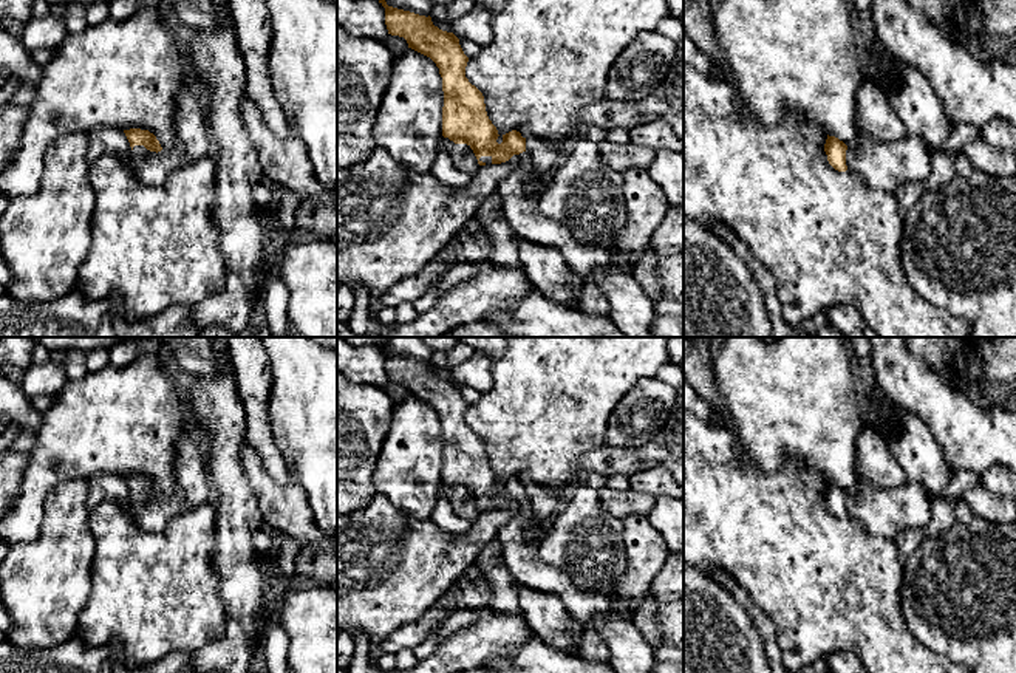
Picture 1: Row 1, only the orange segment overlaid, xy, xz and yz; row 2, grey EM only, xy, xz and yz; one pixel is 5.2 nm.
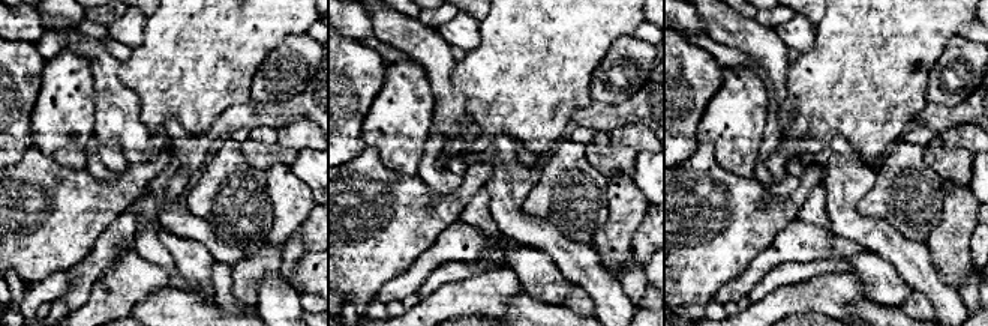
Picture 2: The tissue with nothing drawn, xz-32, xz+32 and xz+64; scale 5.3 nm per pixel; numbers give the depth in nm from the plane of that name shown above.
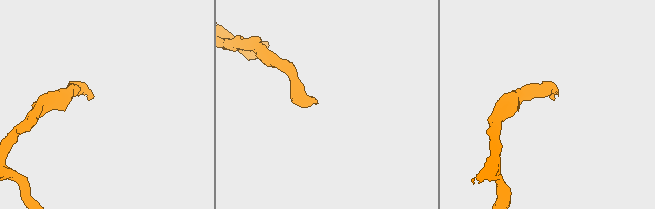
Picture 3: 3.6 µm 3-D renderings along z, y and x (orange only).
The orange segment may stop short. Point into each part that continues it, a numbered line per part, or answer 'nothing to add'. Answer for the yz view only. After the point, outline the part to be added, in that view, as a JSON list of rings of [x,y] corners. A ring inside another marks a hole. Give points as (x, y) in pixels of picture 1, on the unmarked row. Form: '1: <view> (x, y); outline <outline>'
1: yz (883, 512); outline [[[861,481],[855,495],[847,494],[846,512],[868,534],[894,540],[905,528],[926,528],[931,521],[931,497],[914,481],[894,489],[877,489]]]

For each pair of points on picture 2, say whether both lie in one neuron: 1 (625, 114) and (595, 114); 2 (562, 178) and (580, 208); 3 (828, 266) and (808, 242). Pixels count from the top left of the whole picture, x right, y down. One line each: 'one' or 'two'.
1: one
2: one
3: two

